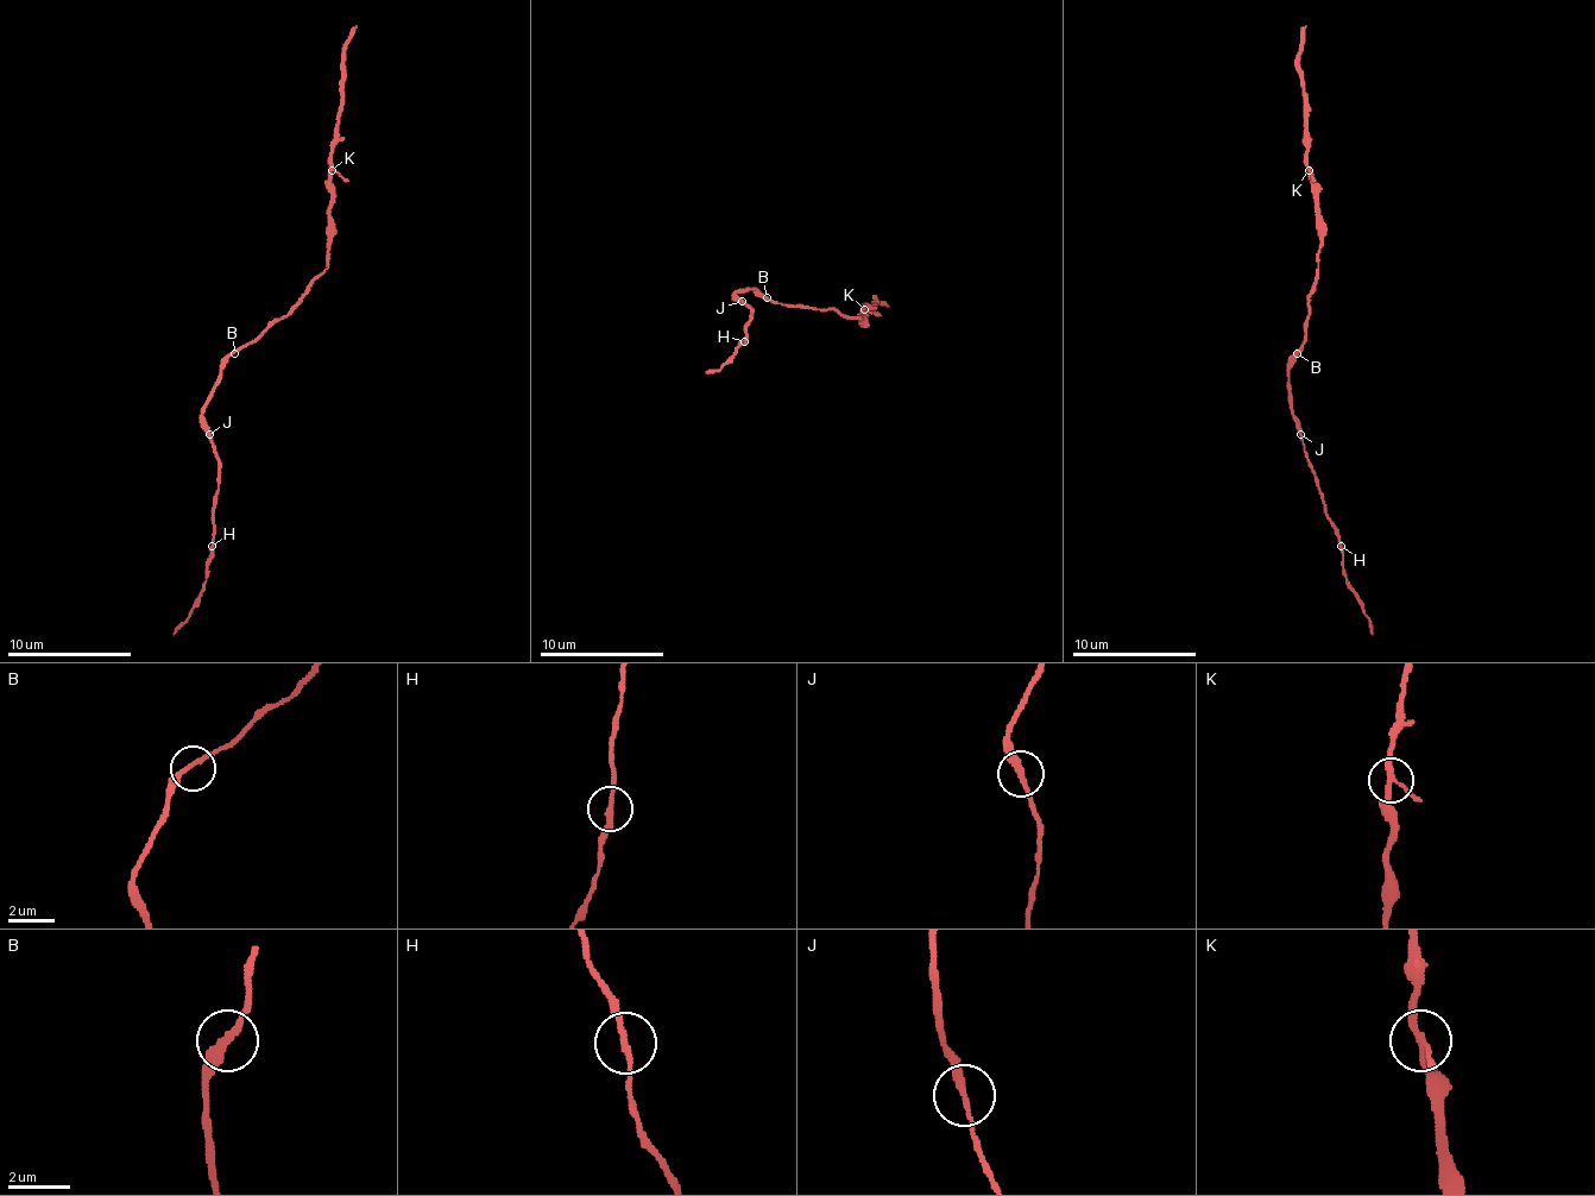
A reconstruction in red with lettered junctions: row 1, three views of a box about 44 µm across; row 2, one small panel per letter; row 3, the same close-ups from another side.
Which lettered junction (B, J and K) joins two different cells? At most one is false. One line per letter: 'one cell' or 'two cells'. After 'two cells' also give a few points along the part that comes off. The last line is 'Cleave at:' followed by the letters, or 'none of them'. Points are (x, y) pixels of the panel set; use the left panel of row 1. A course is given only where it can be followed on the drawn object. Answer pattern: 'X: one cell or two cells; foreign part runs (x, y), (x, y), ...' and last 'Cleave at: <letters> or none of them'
B: one cell
J: one cell
K: one cell
Cleave at: none of them

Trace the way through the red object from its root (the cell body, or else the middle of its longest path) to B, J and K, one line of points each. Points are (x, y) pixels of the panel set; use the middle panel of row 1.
B: (786, 303), (773, 303), (767, 297)
J: (786, 303), (767, 301), (755, 288), (742, 288), (736, 295), (742, 301)
K: (786, 303), (834, 310), (844, 316), (857, 316), (859, 322), (863, 310)

